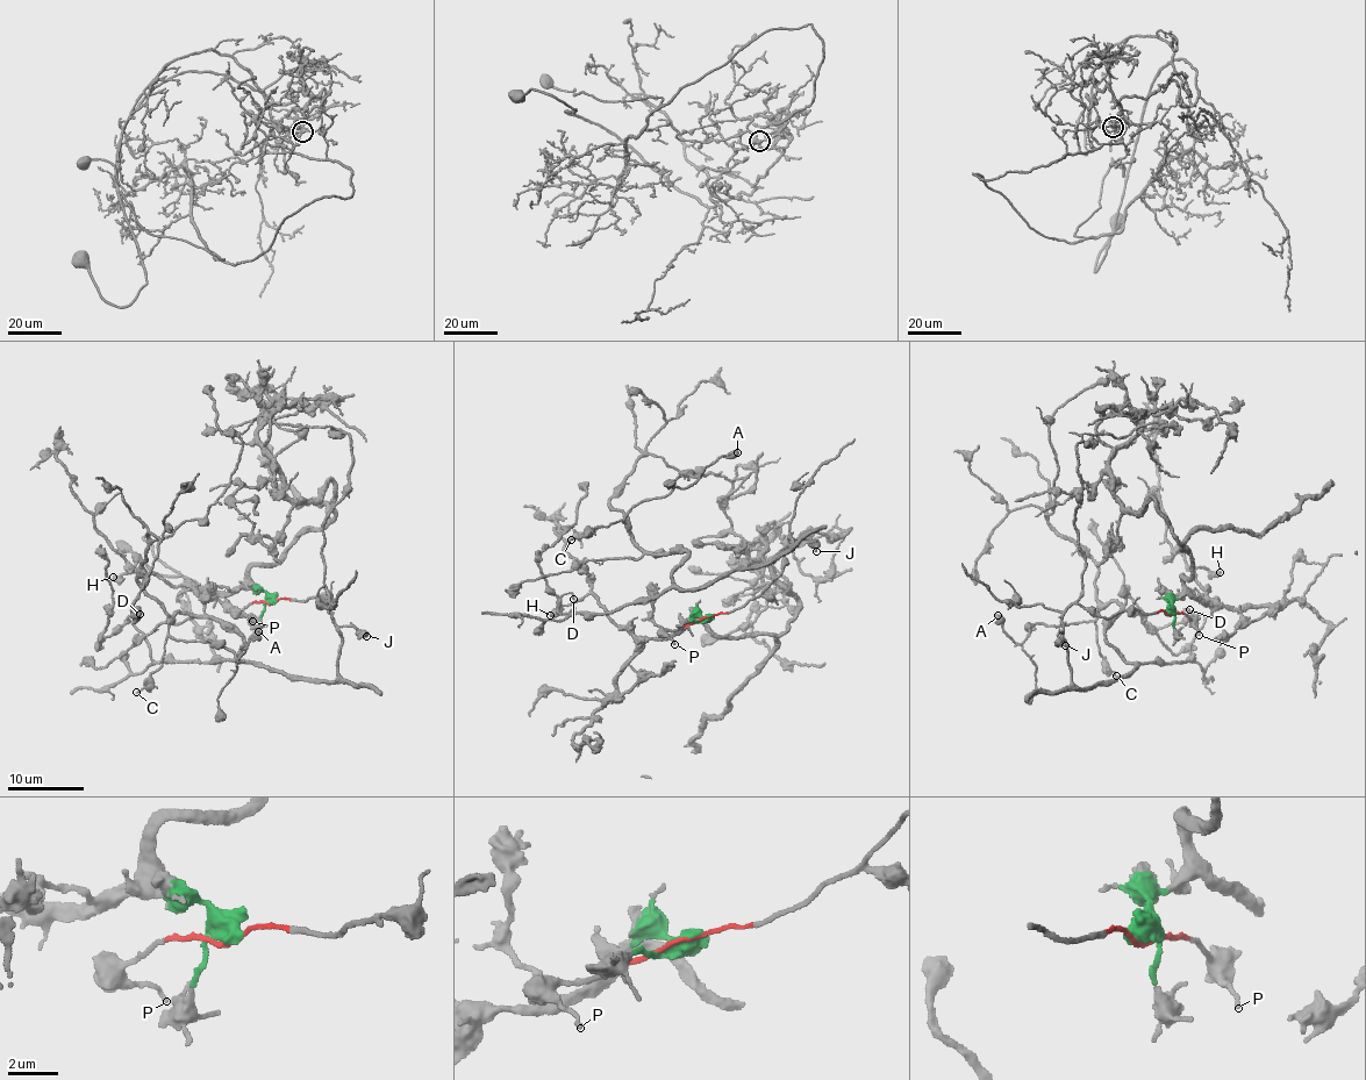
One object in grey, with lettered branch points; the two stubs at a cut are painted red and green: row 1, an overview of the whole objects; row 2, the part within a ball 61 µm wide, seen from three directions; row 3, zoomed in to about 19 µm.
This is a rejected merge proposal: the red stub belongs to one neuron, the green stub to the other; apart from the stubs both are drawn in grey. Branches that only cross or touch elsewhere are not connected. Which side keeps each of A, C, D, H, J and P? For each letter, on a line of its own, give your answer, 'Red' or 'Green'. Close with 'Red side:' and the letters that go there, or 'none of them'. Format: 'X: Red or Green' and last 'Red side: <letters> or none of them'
A: Red
C: Red
D: Red
H: Green
J: Red
P: Red
Red side: A, C, D, J, P

